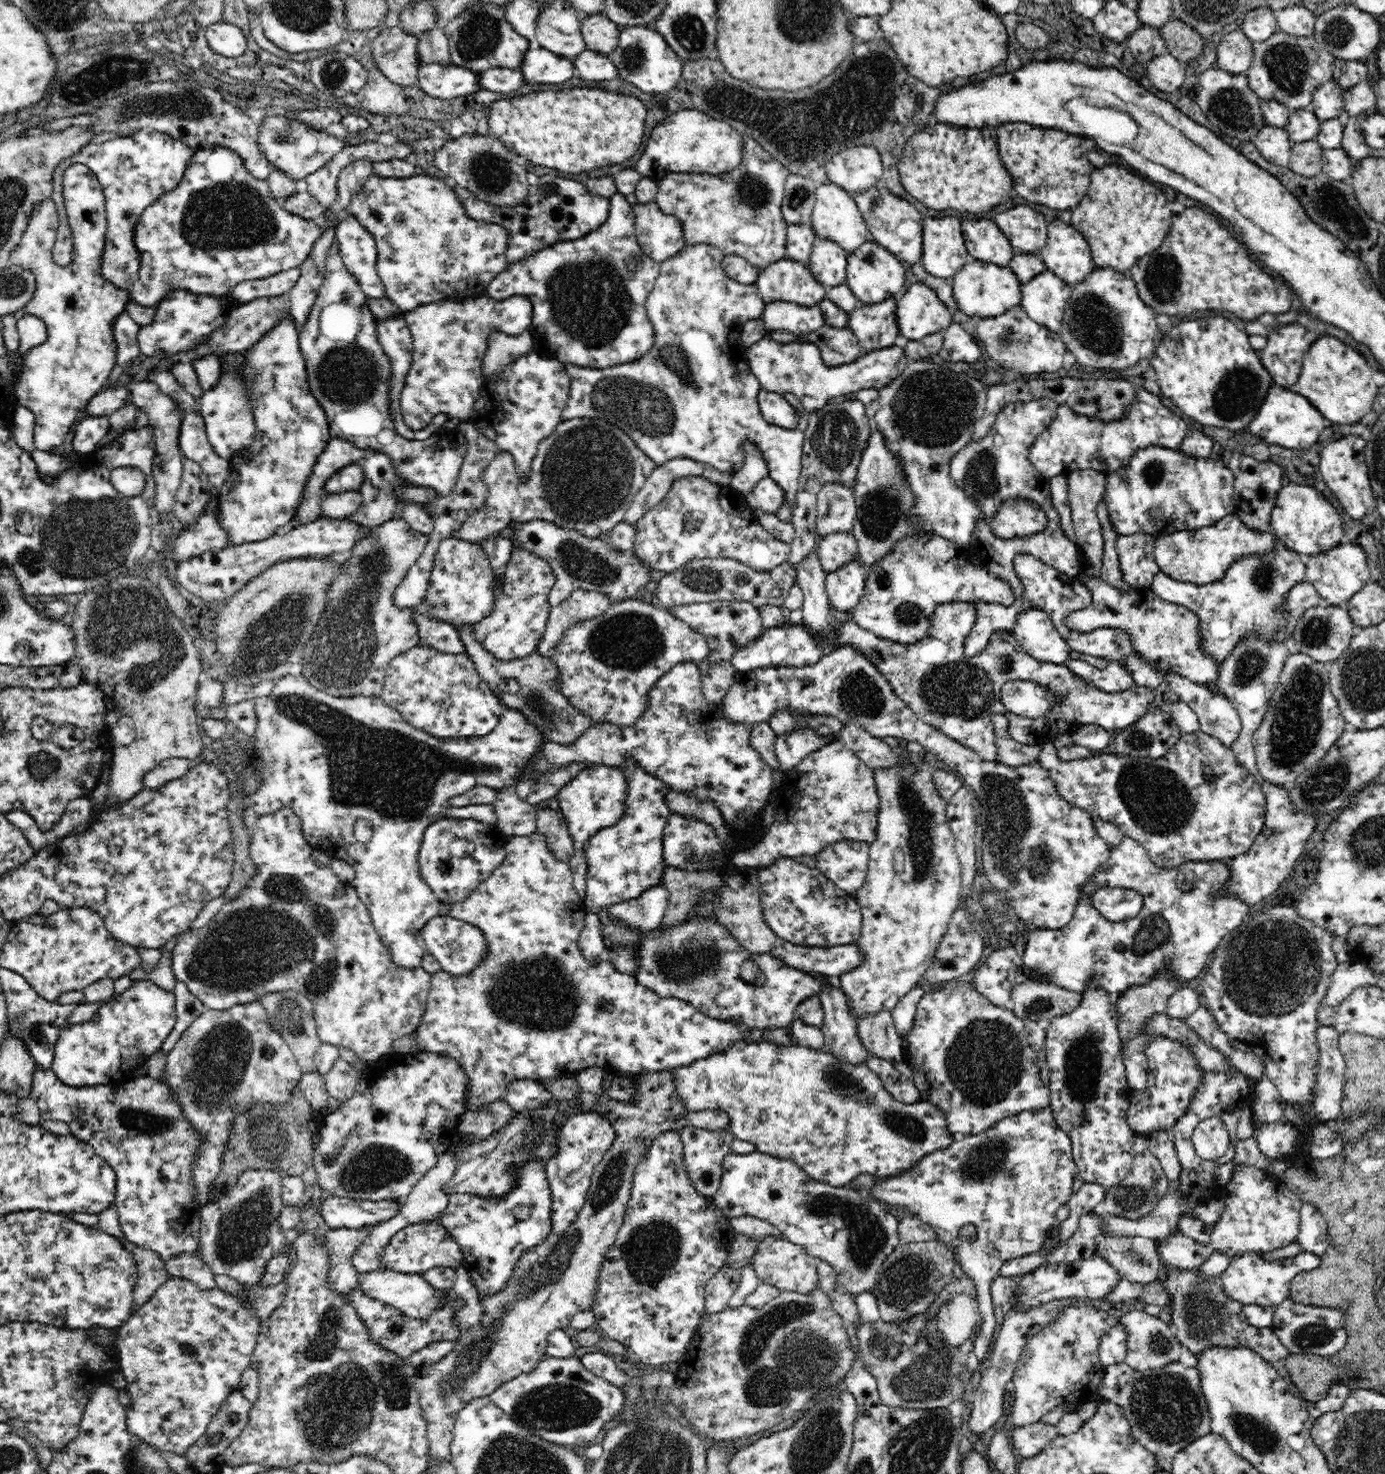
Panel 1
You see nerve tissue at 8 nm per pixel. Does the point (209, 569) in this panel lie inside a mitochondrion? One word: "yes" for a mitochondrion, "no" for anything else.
no

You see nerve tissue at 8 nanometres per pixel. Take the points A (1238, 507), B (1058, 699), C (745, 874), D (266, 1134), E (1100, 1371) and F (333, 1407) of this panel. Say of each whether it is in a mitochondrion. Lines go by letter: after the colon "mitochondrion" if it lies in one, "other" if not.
A: other
B: other
C: other
D: mitochondrion
E: other
F: mitochondrion

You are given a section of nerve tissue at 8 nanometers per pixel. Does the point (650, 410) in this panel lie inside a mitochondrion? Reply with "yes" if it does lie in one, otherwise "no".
yes

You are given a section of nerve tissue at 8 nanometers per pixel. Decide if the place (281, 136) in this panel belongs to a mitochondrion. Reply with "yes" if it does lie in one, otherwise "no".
yes

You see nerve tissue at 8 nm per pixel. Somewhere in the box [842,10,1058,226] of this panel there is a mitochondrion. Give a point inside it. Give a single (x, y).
(887, 68)

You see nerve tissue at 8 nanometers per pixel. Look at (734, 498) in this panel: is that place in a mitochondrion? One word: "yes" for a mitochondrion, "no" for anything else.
no

